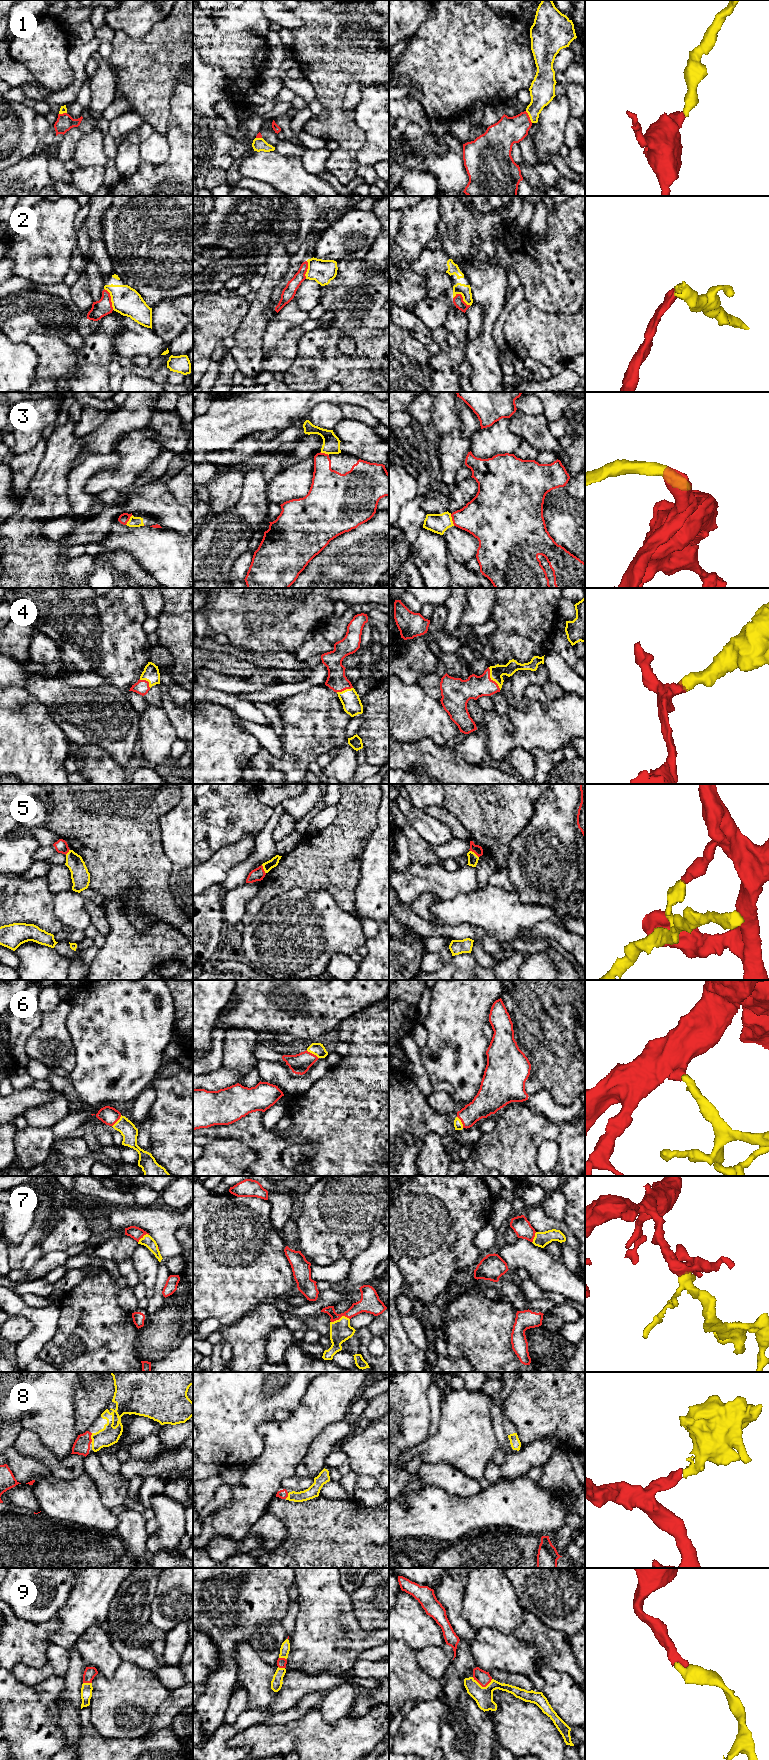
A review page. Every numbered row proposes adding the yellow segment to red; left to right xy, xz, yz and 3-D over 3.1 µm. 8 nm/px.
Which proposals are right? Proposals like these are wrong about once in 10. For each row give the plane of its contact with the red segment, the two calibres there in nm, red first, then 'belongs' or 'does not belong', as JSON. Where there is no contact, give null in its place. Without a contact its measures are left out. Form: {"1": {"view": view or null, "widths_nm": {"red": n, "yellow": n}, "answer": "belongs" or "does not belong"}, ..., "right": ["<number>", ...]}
{"1": {"view": "yz", "widths_nm": {"red": 220, "yellow": 200}, "answer": "belongs"}, "2": {"view": "xy", "widths_nm": {"red": 140, "yellow": 220}, "answer": "does not belong"}, "3": {"view": "yz", "widths_nm": {"red": 340, "yellow": 160}, "answer": "belongs"}, "4": {"view": "yz", "widths_nm": {"red": 180, "yellow": 110}, "answer": "belongs"}, "5": {"view": "yz", "widths_nm": {"red": 70, "yellow": 80}, "answer": "belongs"}, "6": {"view": "xz", "widths_nm": {"red": 160, "yellow": 100}, "answer": "belongs"}, "7": {"view": "xz", "widths_nm": {"red": 140, "yellow": 180}, "answer": "belongs"}, "8": {"view": "xy", "widths_nm": {"red": 140, "yellow": 160}, "answer": "belongs"}, "9": {"view": "yz", "widths_nm": {"red": 110, "yellow": 150}, "answer": "belongs"}, "right": ["1", "3", "4", "5", "6", "7", "8", "9"]}

